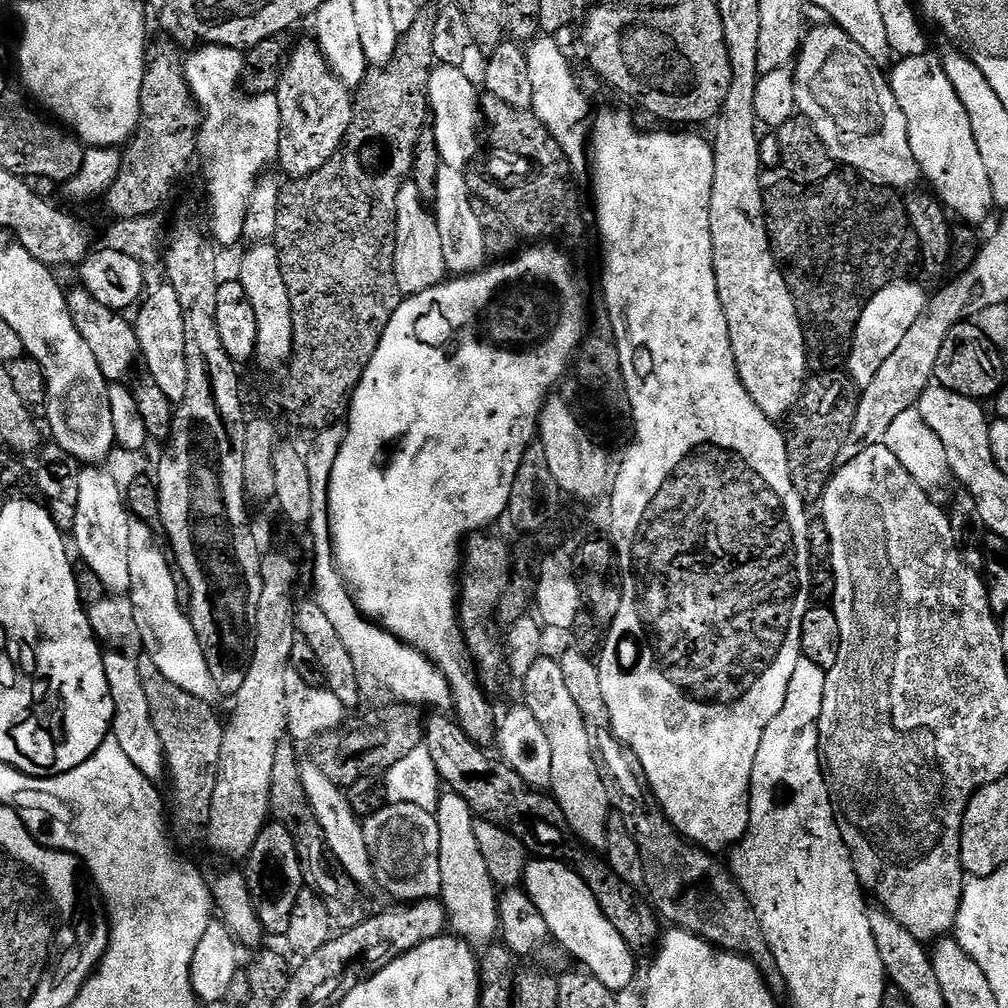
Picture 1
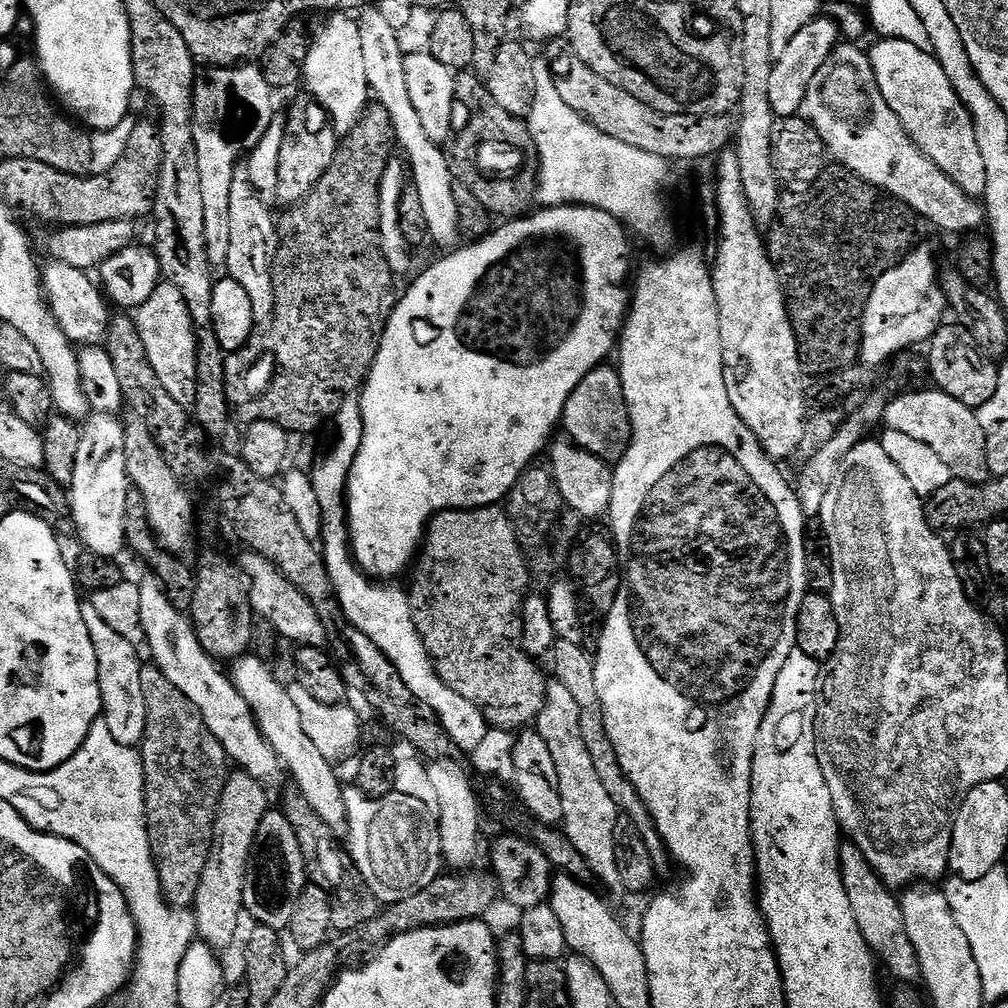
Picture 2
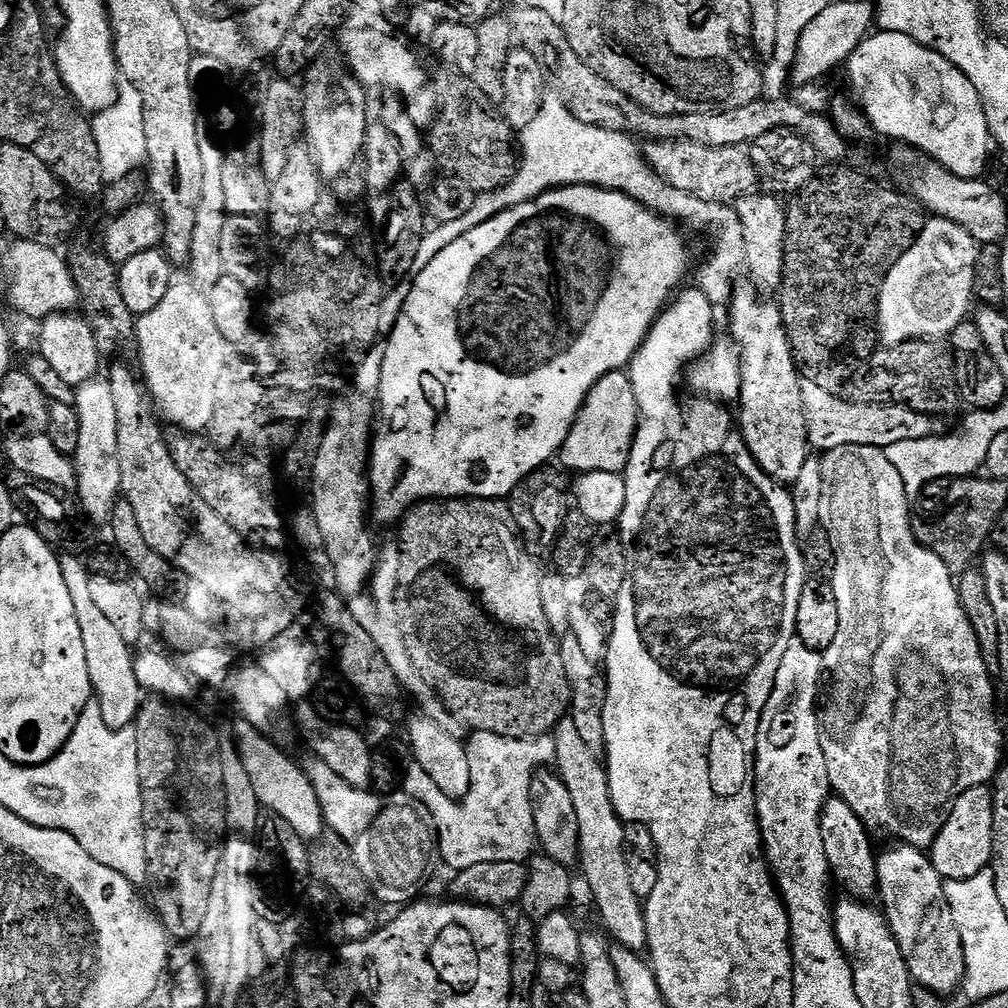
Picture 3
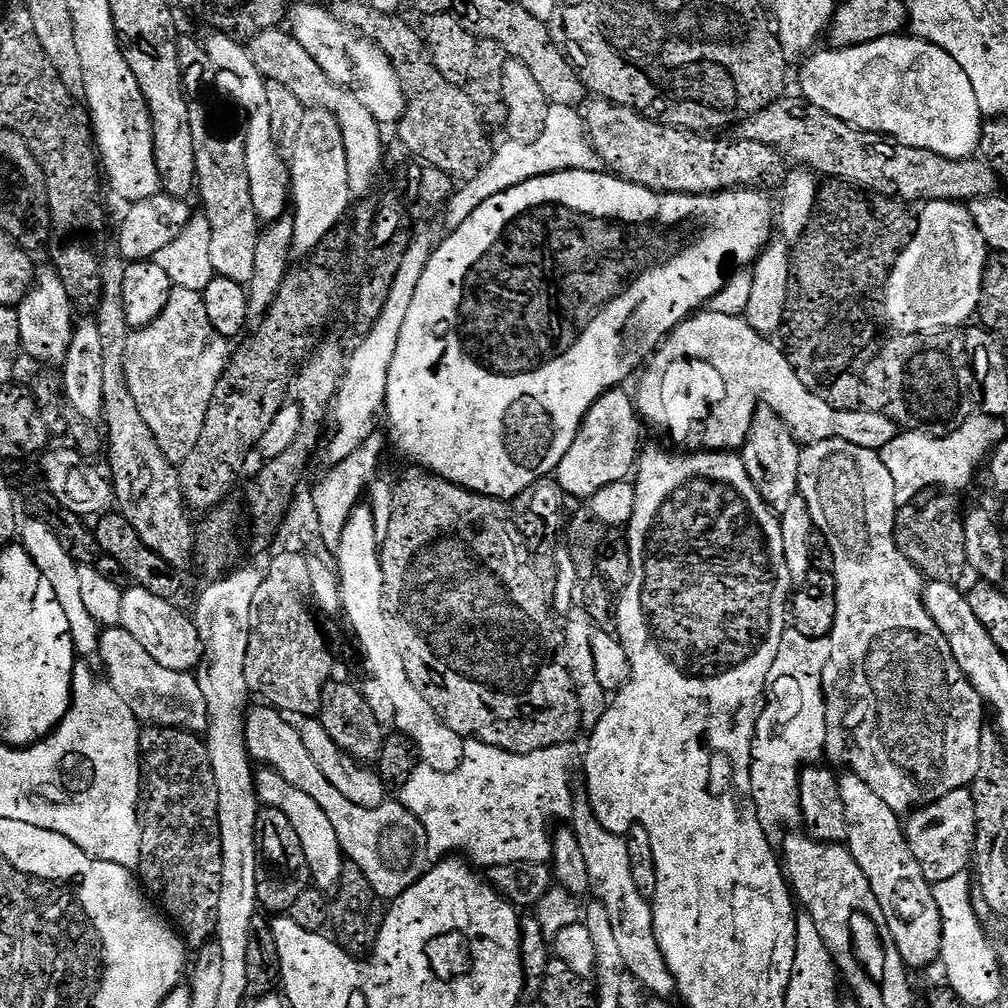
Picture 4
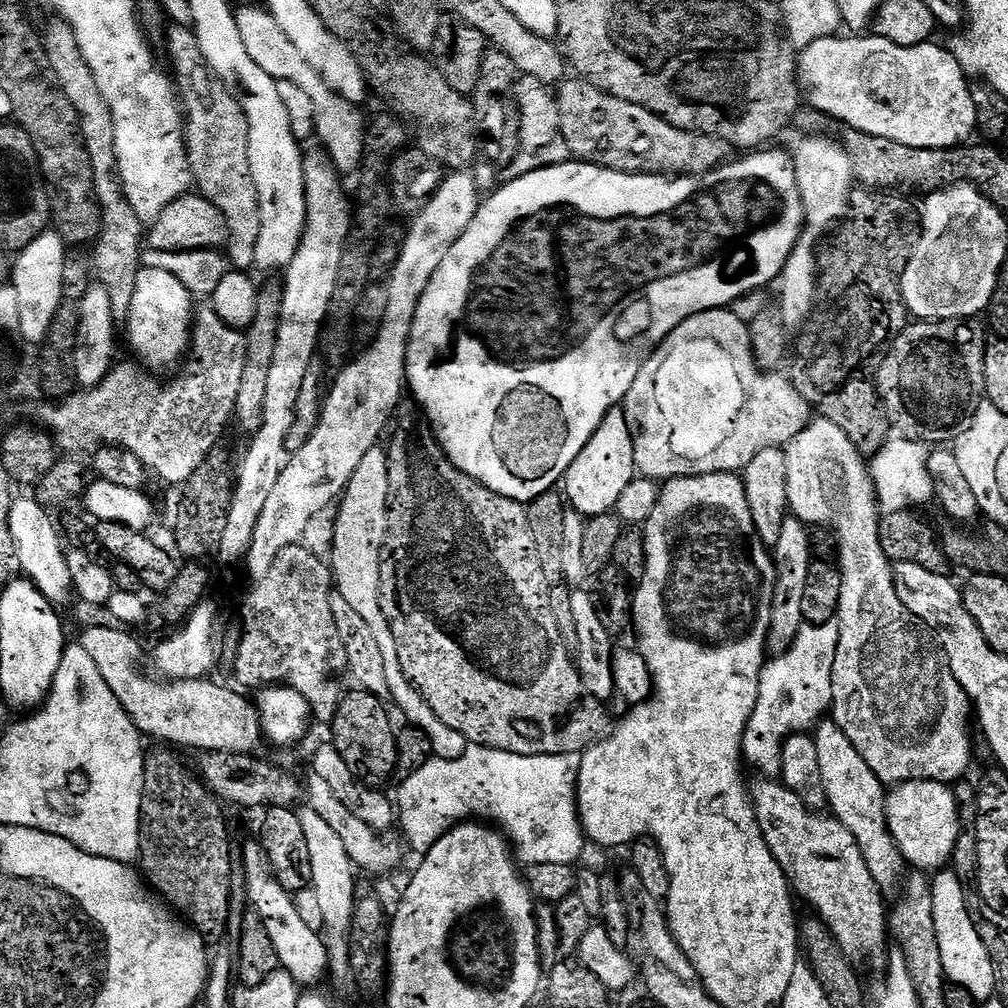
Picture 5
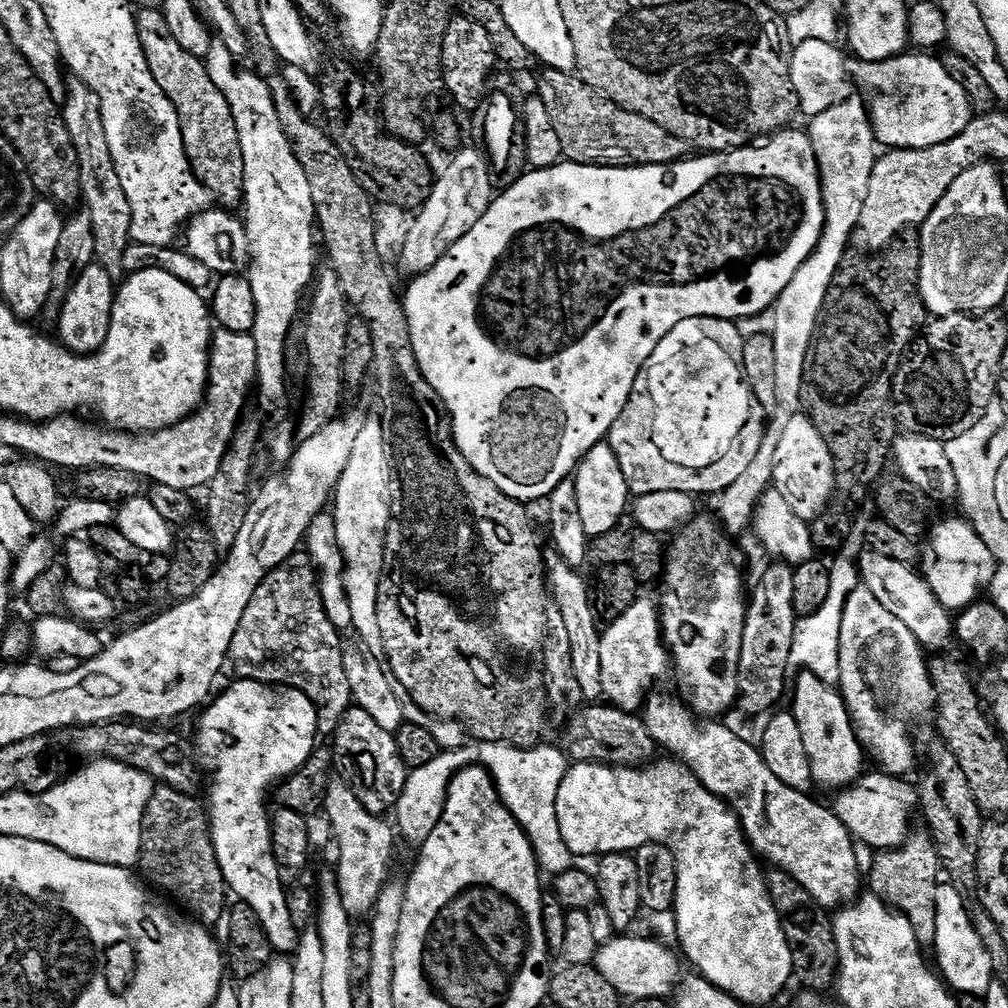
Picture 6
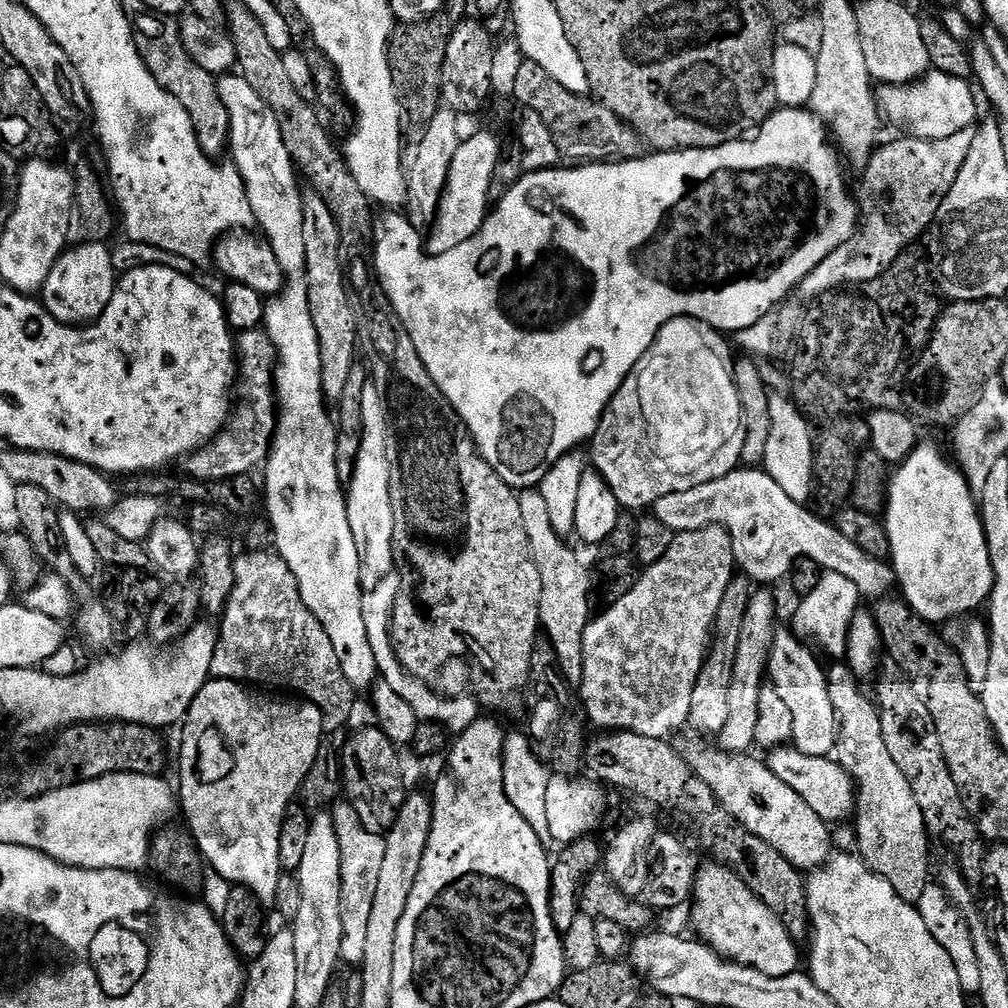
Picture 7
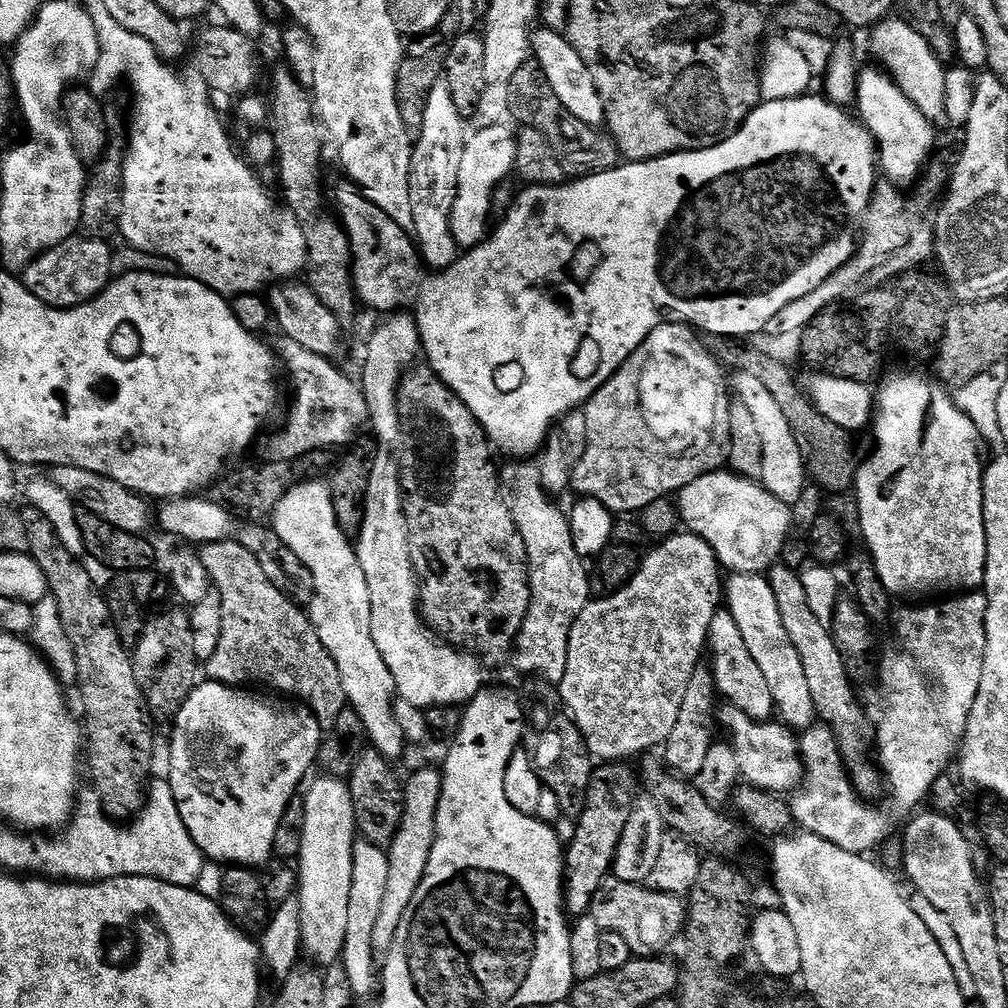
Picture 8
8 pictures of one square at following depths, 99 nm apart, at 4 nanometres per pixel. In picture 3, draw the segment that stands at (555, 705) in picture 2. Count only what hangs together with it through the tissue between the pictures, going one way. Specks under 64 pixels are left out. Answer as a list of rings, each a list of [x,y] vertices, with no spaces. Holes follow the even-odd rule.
[[[565,718],[556,725],[554,729],[554,747],[556,759],[554,761],[555,771],[558,773],[561,782],[569,791],[571,801],[574,802],[574,811],[578,814],[578,834],[580,835],[580,854],[578,868],[584,871],[584,880],[592,891],[592,900],[600,911],[600,920],[604,928],[616,939],[615,943],[621,948],[629,948],[631,952],[643,953],[648,946],[646,938],[646,918],[644,917],[644,905],[634,894],[630,886],[630,873],[626,871],[626,854],[624,853],[624,826],[625,821],[612,806],[612,799],[608,790],[608,773],[601,757],[595,756],[582,742],[574,722]]]

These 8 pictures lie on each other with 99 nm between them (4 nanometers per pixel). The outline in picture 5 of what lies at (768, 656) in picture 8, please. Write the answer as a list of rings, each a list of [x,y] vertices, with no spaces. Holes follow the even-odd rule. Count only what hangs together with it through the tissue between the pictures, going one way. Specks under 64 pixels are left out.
[[[821,719],[815,725],[814,739],[831,815],[838,822],[842,822],[842,826],[846,826],[850,834],[854,834],[856,845],[862,850],[862,858],[866,858],[866,866],[870,866],[870,874],[874,874],[881,889],[889,890],[888,888],[894,887],[896,883],[897,887],[905,875],[906,861],[894,838],[888,833],[885,785],[880,783],[874,770],[866,766],[866,758],[862,758],[862,754],[854,750],[854,742],[850,742],[850,738],[842,734],[835,719]]]

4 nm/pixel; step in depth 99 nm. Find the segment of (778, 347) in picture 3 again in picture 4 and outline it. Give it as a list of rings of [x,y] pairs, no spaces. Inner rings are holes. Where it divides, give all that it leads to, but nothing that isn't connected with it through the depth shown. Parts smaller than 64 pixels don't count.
[[[757,411],[756,417],[752,420],[748,441],[744,443],[742,449],[742,459],[746,466],[746,474],[750,474],[750,482],[754,482],[758,494],[762,494],[768,507],[777,513],[784,512],[786,506],[790,506],[790,502],[798,494],[801,451],[801,445],[797,444],[795,436],[775,412]]]

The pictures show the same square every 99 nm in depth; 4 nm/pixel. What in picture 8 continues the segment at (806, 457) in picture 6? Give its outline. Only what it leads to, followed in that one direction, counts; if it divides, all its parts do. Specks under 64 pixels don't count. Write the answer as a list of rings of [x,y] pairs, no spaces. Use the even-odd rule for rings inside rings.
[[[743,376],[740,388],[752,391],[752,396],[756,399],[747,401],[746,407],[761,426],[764,455],[761,476],[763,487],[767,488],[768,493],[777,500],[793,502],[792,500],[798,499],[804,492],[804,463],[806,463],[806,457],[800,452],[799,443],[796,441],[795,432],[786,415],[782,414],[782,409],[774,400],[774,396],[757,379]]]

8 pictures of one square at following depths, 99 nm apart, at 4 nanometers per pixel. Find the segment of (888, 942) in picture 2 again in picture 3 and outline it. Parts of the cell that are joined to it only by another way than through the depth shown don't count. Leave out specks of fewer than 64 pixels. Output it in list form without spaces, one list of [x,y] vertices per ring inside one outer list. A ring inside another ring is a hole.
[[[829,795],[828,801],[824,804],[824,809],[820,815],[820,825],[822,826],[822,846],[826,850],[826,862],[831,875],[845,888],[847,895],[851,899],[861,902],[868,902],[877,895],[880,883],[876,873],[877,851],[872,850],[872,840],[870,830],[846,806],[846,802],[838,795]]]

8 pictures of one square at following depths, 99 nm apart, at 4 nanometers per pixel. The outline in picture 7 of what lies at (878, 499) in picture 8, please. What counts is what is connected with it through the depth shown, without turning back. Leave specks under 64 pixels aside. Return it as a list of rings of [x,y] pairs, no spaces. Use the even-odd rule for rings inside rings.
[[[920,442],[917,443],[917,446],[915,449],[913,449],[913,451],[911,453],[909,453],[904,462],[901,463],[899,465],[899,467],[897,467],[895,470],[897,470],[896,473],[893,474],[892,476],[892,481],[891,478],[887,481],[886,484],[886,503],[884,505],[884,511],[882,513],[882,523],[884,526],[884,530],[885,530],[885,534],[888,536],[889,538],[889,557],[890,557],[890,563],[892,565],[892,570],[893,572],[895,572],[896,574],[896,584],[898,585],[898,592],[899,592],[899,588],[900,588],[900,592],[899,595],[902,597],[903,601],[905,603],[907,603],[909,605],[909,607],[911,607],[913,609],[913,611],[916,613],[917,616],[920,616],[921,619],[925,620],[928,622],[928,624],[932,625],[932,626],[940,626],[938,624],[944,624],[947,622],[947,620],[952,620],[955,618],[955,616],[964,616],[967,617],[969,614],[972,613],[968,613],[967,612],[972,612],[975,610],[975,608],[980,608],[985,605],[987,605],[989,603],[991,594],[992,594],[992,586],[993,586],[993,579],[992,579],[992,556],[991,554],[988,552],[988,543],[986,542],[986,534],[984,533],[984,523],[981,522],[980,520],[980,509],[978,507],[978,500],[977,497],[974,495],[972,488],[969,486],[968,484],[968,480],[966,479],[966,477],[964,477],[963,472],[960,471],[959,467],[957,467],[957,465],[955,463],[953,463],[953,461],[951,459],[948,460],[946,457],[943,456],[942,453],[939,452],[940,449],[939,447],[937,447],[937,445],[935,443],[930,442],[930,444],[924,444],[924,442]]]

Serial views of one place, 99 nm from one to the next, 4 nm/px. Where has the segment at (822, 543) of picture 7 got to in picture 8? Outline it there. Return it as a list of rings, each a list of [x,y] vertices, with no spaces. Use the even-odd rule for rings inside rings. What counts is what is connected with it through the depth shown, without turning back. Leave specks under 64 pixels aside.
[[[731,470],[699,476],[678,494],[683,527],[691,535],[701,536],[716,551],[721,565],[733,568],[736,574],[760,574],[763,568],[771,569],[777,563],[792,532],[792,512],[788,508],[785,501],[771,496],[757,481],[744,479]]]

